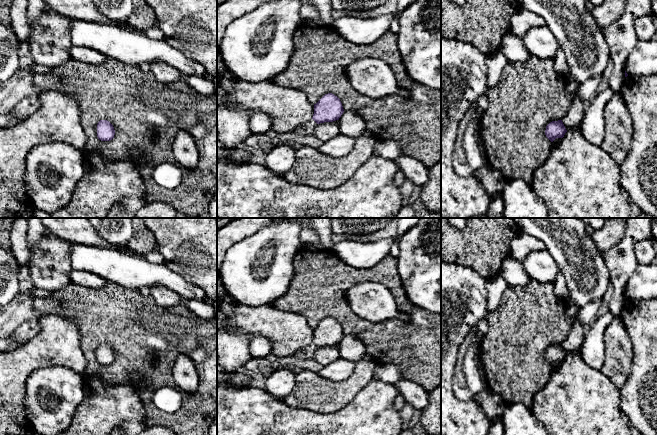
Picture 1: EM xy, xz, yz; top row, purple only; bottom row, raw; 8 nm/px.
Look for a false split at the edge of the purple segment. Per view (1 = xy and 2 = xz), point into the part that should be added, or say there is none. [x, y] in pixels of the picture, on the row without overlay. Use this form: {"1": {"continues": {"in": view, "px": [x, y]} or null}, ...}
{"1": {"continues": null}, "2": {"continues": null}}

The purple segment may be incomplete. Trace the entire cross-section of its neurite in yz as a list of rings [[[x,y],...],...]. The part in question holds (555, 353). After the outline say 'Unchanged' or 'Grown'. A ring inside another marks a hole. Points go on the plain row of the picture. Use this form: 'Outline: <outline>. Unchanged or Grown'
Outline: [[[562,344],[552,345],[546,350],[545,359],[553,366],[556,362],[563,362],[567,356]]]. Unchanged

